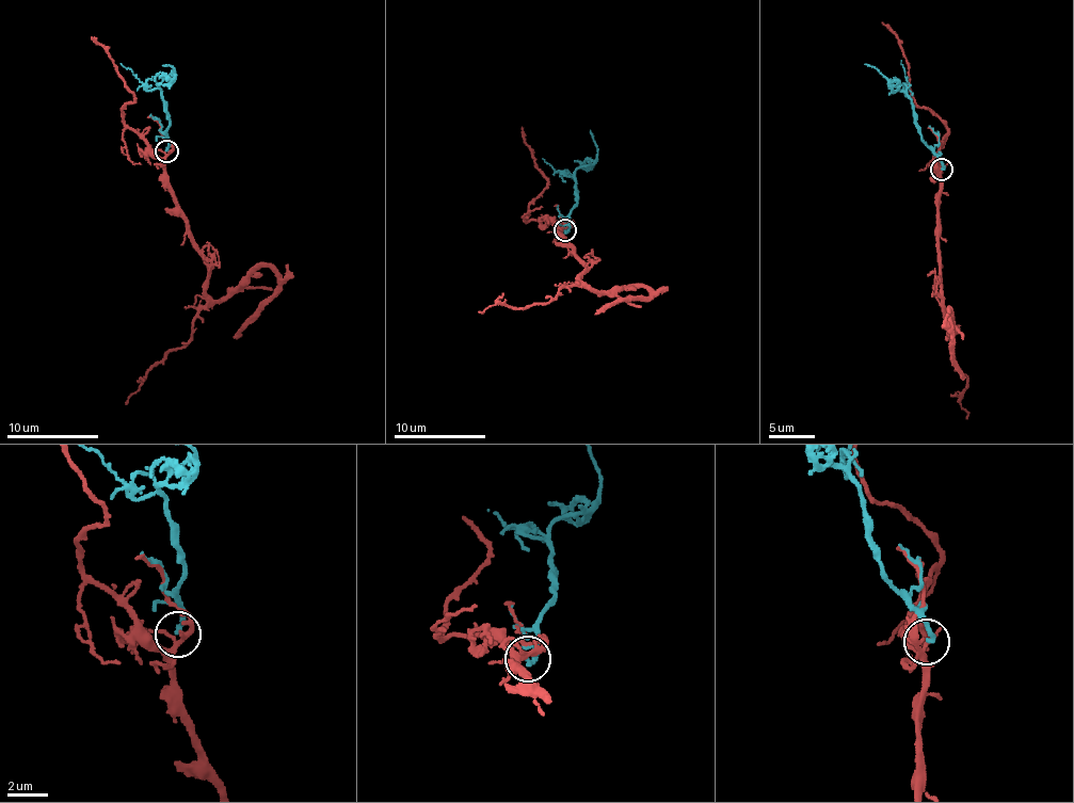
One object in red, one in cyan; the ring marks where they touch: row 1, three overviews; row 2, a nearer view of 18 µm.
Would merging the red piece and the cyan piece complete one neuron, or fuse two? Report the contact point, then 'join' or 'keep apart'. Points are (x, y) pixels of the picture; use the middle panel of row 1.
place (565, 230); keep apart

